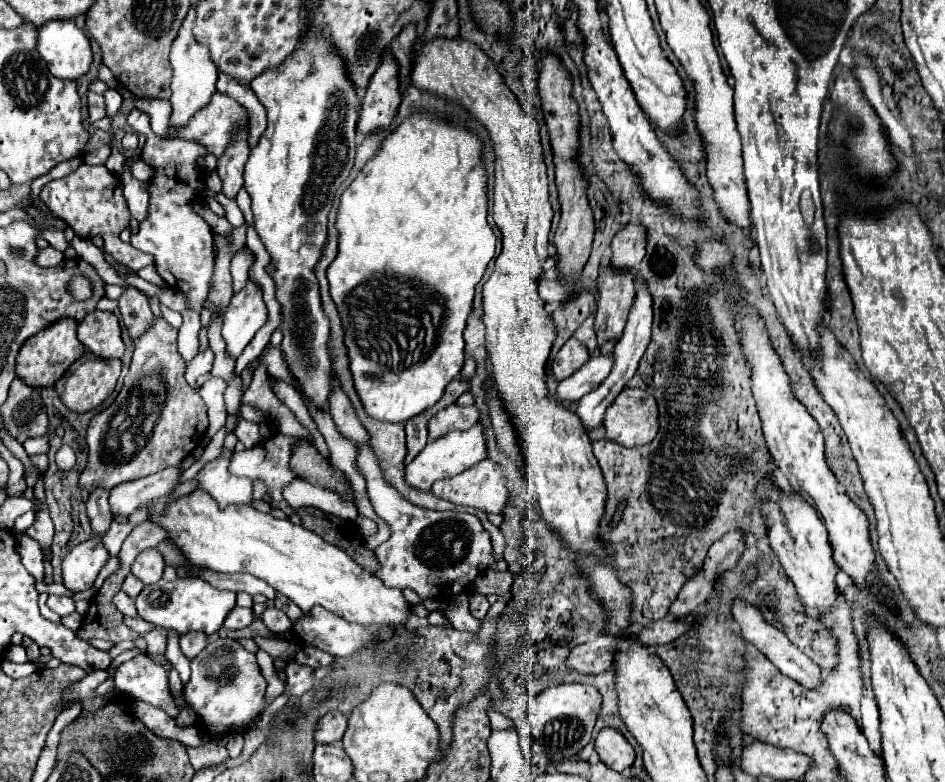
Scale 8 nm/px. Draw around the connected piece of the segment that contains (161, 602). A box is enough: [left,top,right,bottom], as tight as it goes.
[135,578,235,634]

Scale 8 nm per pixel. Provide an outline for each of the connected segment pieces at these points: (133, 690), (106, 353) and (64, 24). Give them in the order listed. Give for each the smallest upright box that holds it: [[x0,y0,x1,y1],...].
[[115,656,179,718],[77,310,123,358],[37,20,93,80]]

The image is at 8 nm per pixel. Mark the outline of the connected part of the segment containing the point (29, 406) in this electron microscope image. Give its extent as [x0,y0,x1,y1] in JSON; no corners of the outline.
[1,378,47,442]

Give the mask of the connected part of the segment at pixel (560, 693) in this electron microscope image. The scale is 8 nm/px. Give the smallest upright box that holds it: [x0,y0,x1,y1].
[525,684,601,760]

